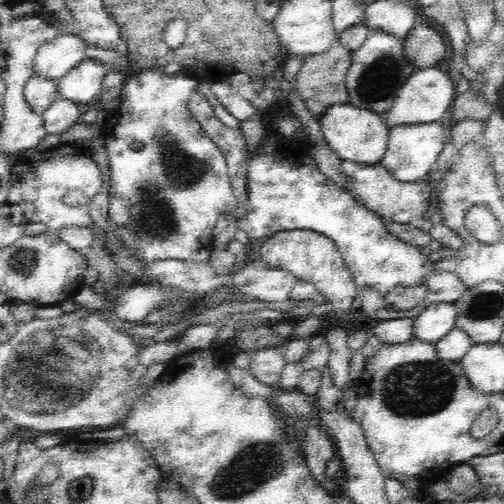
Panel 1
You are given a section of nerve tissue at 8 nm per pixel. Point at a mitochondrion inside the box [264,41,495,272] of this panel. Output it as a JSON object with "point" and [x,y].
{"point":[374,82]}

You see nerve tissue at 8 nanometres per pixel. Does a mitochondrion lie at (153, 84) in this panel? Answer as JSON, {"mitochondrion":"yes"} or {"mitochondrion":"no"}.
{"mitochondrion":"no"}

